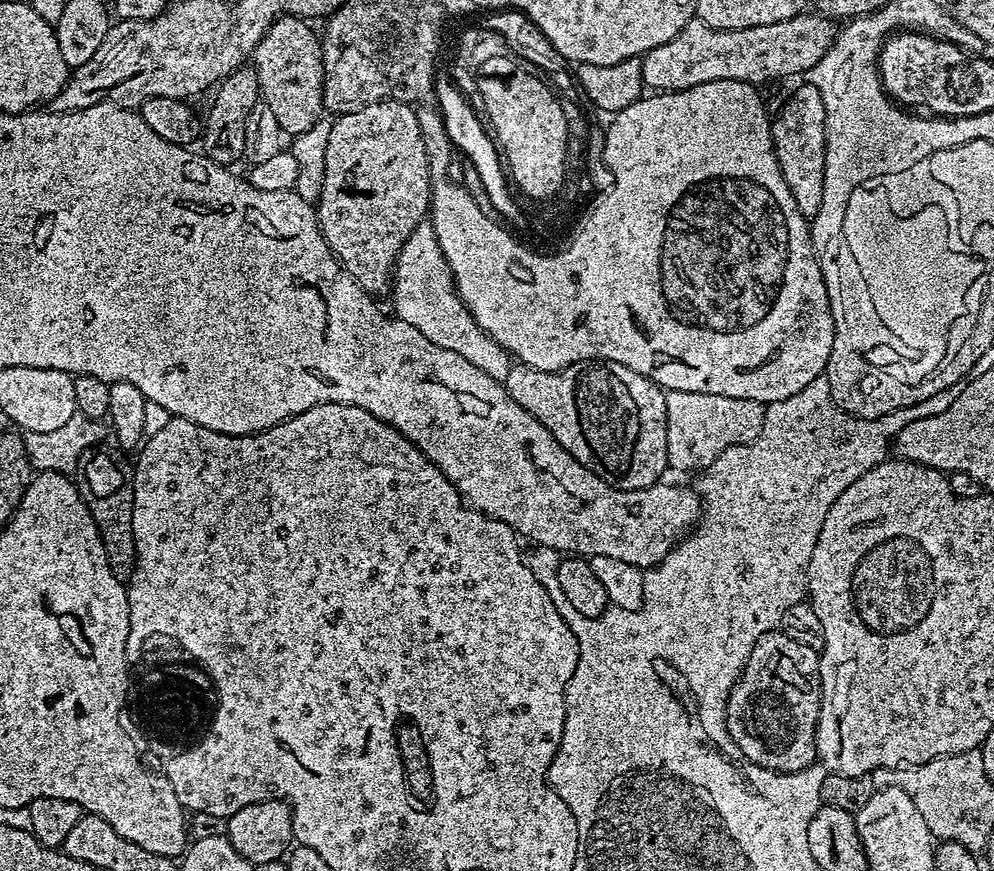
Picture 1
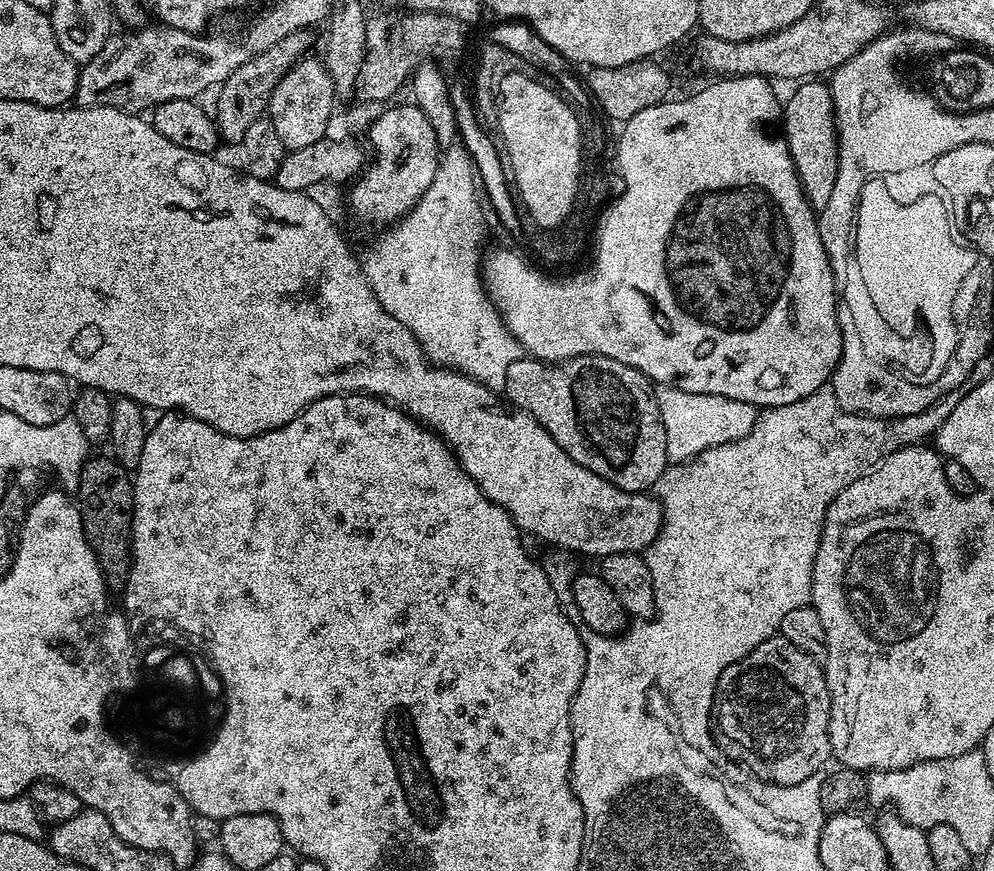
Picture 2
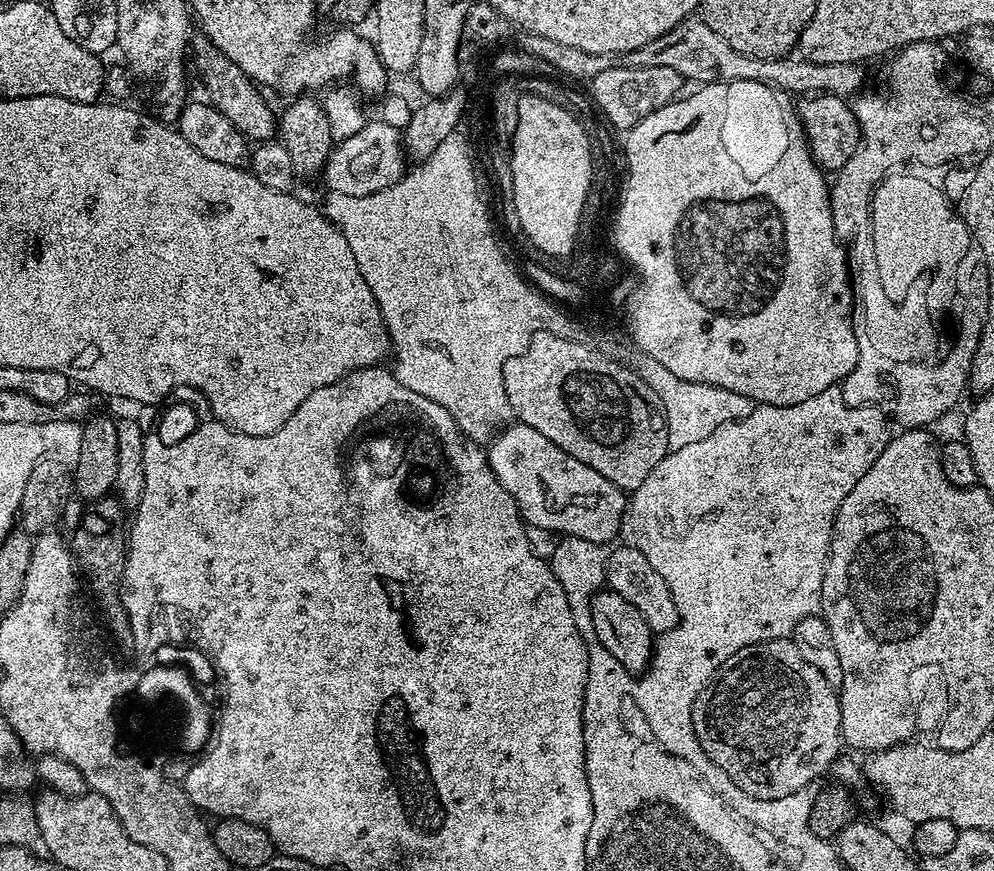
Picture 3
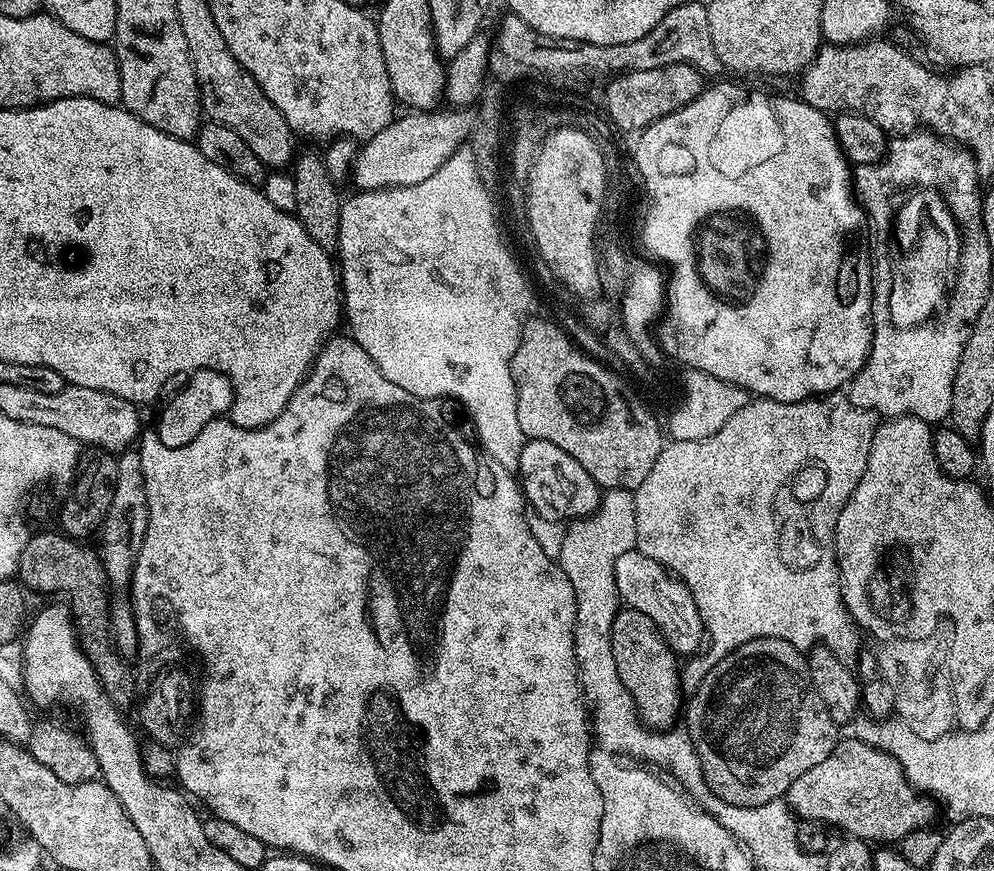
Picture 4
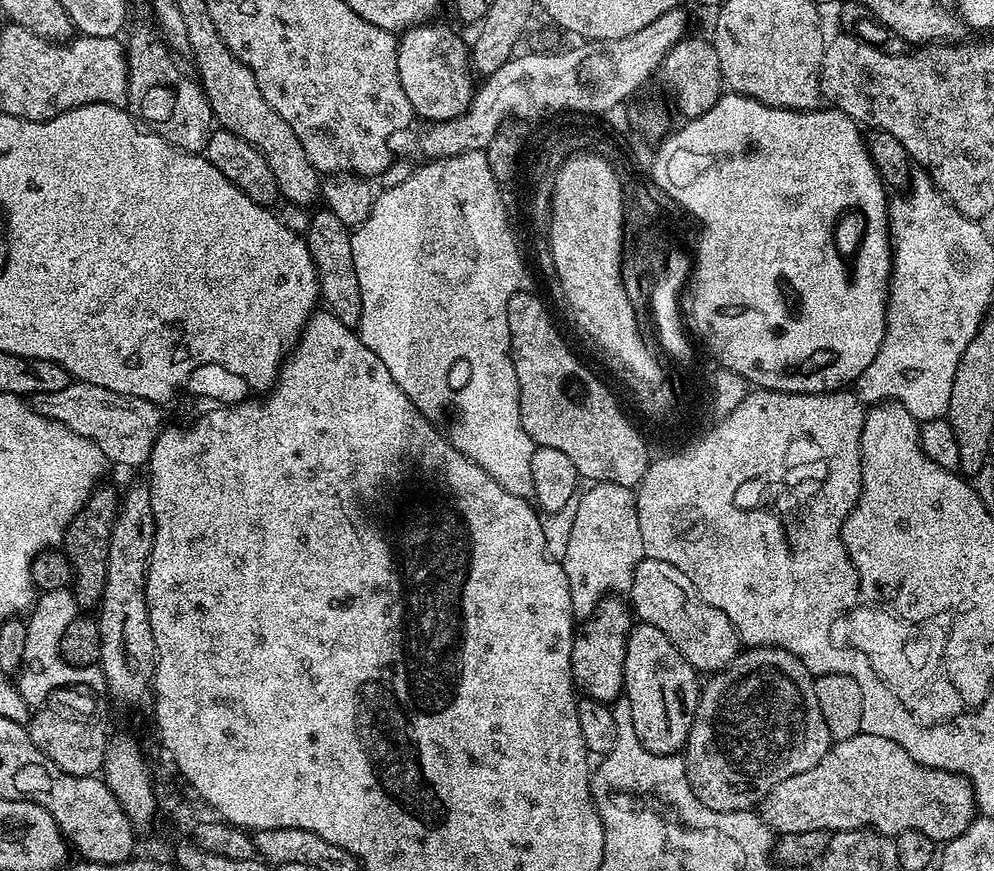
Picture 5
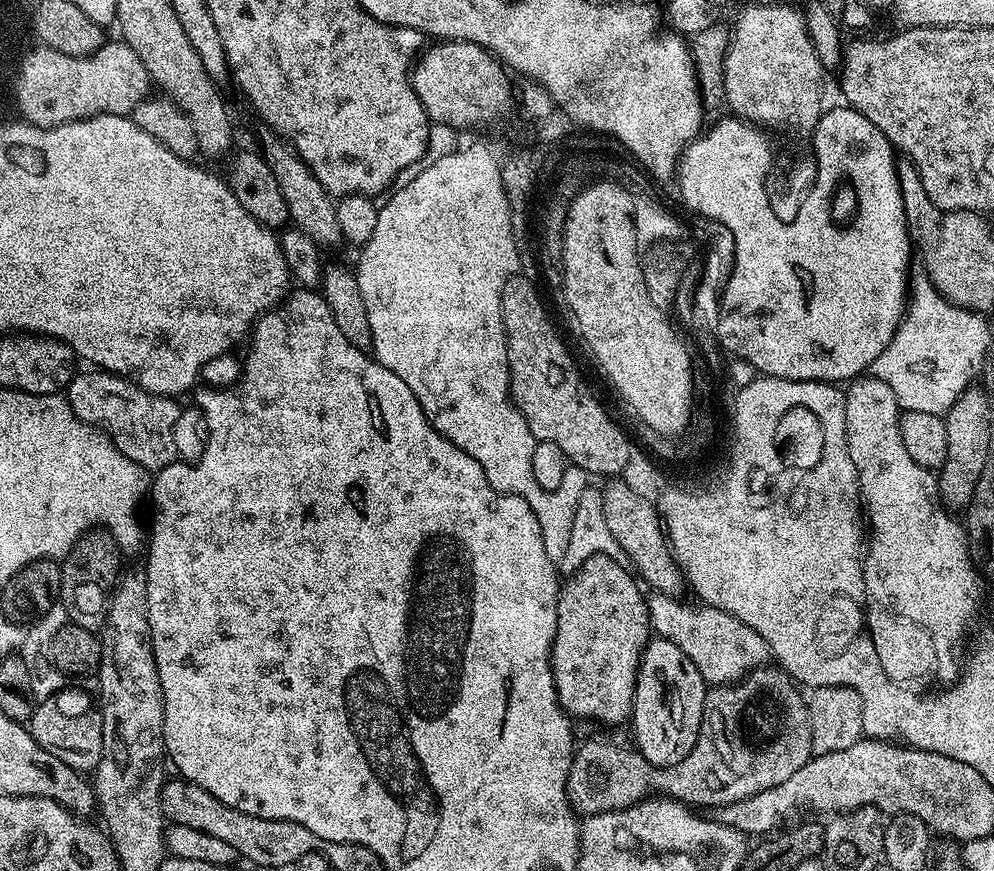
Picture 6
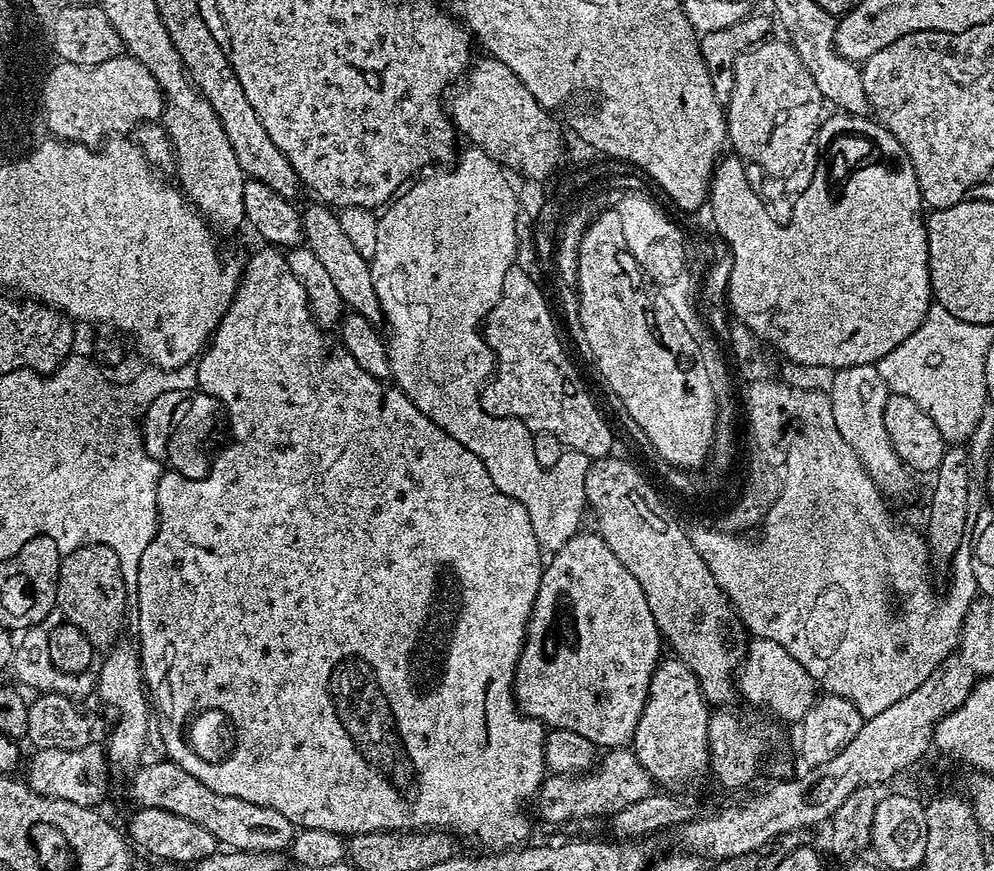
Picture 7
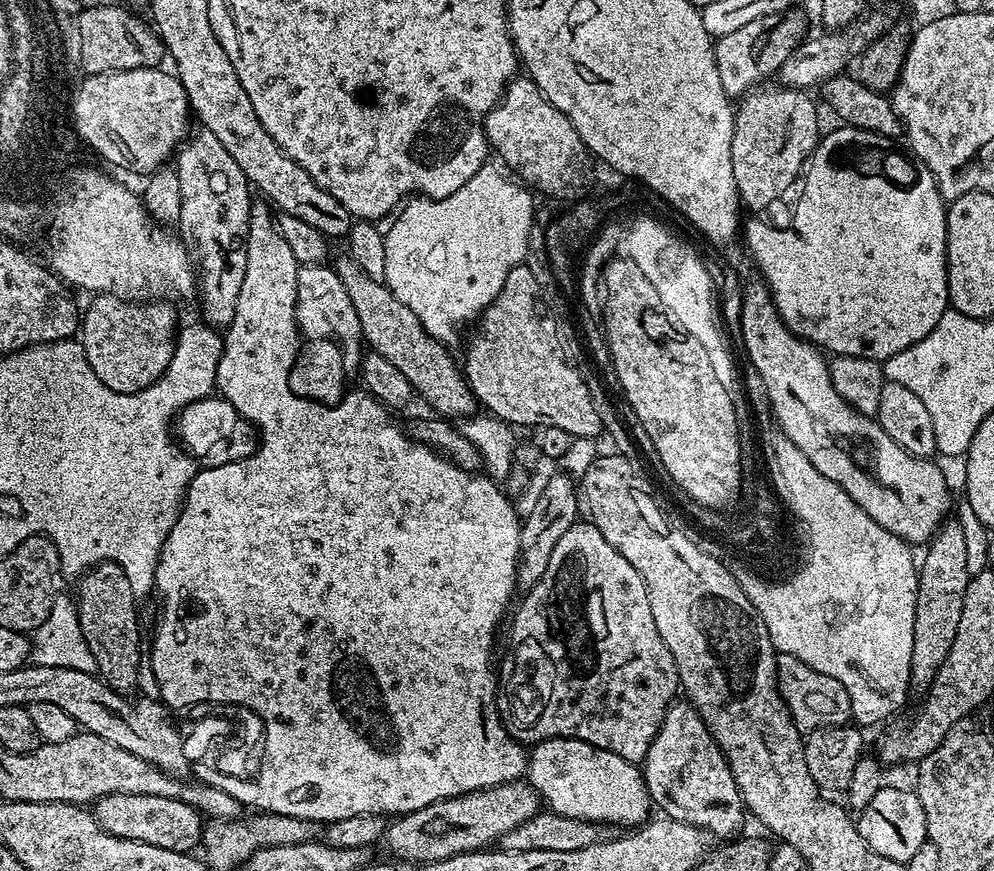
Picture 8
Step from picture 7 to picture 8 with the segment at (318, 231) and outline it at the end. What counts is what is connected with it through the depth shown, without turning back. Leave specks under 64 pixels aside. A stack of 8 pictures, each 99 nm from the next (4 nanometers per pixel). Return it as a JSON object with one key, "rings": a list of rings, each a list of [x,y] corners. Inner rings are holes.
{"rings":[[[341,254],[334,261],[334,267],[338,278],[342,278],[342,286],[346,286],[346,294],[350,294],[350,303],[358,313],[363,343],[399,369],[410,382],[413,393],[419,398],[421,396],[436,411],[433,413],[437,417],[471,417],[477,411],[478,401],[468,381],[464,379],[461,365],[448,353],[451,351],[435,340],[422,326],[422,322],[418,322],[418,318],[414,318],[410,306],[402,306],[387,284],[370,278],[354,263],[351,256]]]}

